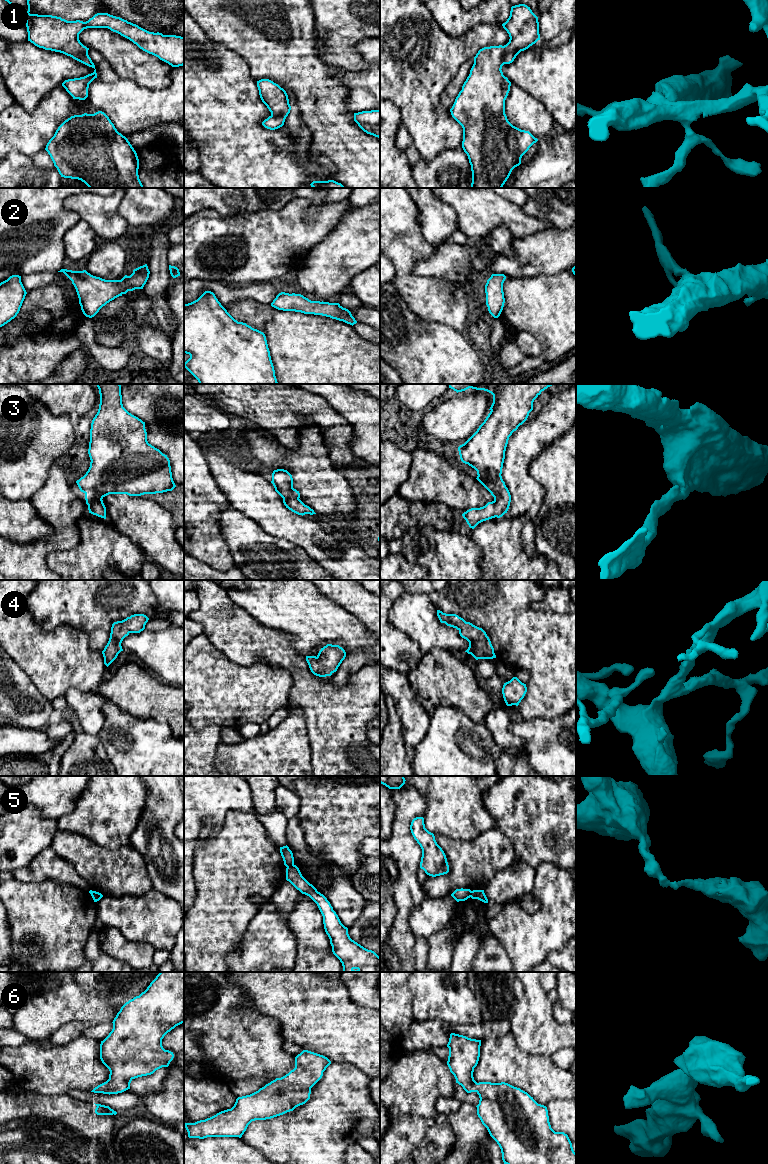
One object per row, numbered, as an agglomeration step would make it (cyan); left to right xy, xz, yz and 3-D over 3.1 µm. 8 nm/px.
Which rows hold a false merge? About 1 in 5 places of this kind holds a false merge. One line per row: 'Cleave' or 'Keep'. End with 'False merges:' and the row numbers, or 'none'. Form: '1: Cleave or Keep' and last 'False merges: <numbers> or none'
1: Keep
2: Keep
3: Keep
4: Keep
5: Cleave
6: Keep
False merges: 5

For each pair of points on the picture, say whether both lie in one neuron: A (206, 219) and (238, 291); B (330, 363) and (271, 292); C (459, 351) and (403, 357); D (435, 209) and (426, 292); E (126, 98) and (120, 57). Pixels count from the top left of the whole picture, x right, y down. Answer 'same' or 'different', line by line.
A: different
B: different
C: same
D: different
E: different

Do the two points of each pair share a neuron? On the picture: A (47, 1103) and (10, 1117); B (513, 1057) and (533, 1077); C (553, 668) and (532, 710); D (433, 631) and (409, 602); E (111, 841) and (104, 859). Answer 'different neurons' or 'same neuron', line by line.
A: same neuron
B: same neuron
C: same neuron
D: same neuron
E: different neurons

